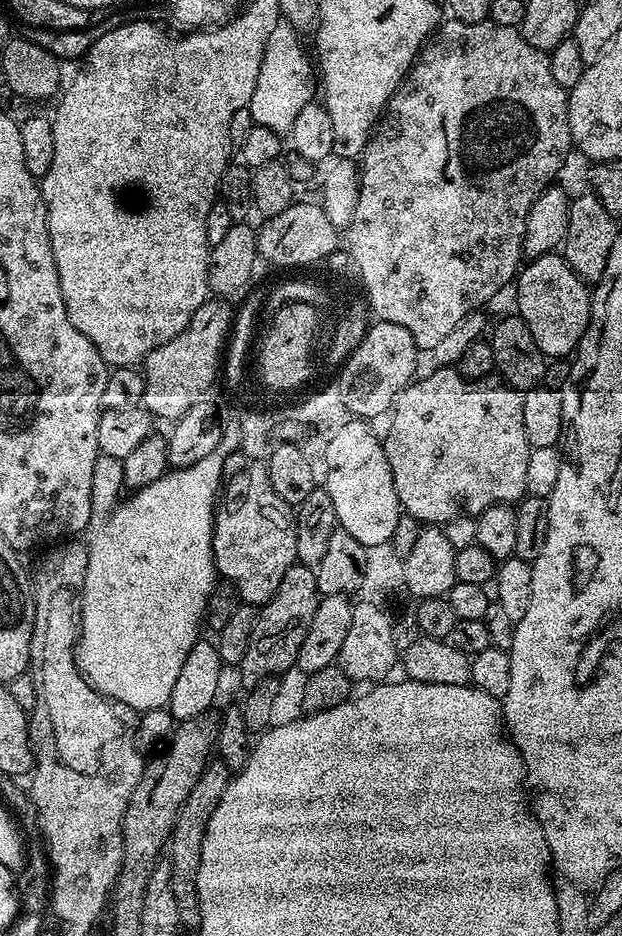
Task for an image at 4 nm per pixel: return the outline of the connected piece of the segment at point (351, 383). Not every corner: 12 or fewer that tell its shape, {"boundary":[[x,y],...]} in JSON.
{"boundary":[[373,323],[339,369],[356,418],[391,413],[417,375],[410,330]]}

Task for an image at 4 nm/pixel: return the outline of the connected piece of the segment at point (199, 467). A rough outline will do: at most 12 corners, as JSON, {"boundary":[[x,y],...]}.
{"boundary":[[224,432],[117,508],[101,455],[76,664],[167,705],[218,583]]}

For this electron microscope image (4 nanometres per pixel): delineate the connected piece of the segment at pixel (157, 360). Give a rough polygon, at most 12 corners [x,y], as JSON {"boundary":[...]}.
{"boundary":[[209,298],[142,361],[142,404],[175,422],[212,392],[234,308]]}

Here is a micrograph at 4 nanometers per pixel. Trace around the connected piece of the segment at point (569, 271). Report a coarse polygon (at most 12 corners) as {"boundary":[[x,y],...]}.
{"boundary":[[563,255],[533,256],[516,308],[545,358],[568,358],[592,317]]}

